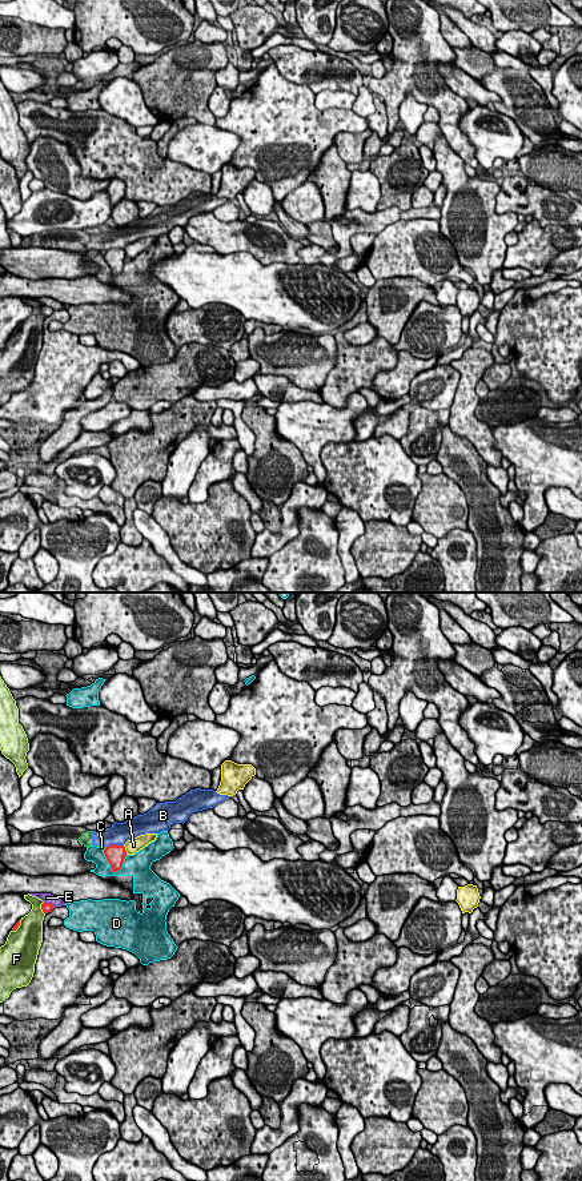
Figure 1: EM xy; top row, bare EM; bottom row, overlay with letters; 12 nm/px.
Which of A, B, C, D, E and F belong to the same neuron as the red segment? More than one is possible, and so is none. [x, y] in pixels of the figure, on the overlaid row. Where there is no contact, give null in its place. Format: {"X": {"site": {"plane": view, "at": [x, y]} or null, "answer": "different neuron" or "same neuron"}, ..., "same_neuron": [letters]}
{"A": {"site": {"plane": "xy", "at": [124, 850]}, "answer": "different neuron"}, "B": {"site": {"plane": "xy", "at": [115, 844]}, "answer": "different neuron"}, "C": {"site": {"plane": "xy", "at": [105, 848]}, "answer": "different neuron"}, "D": {"site": {"plane": "xy", "at": [111, 867]}, "answer": "different neuron"}, "E": {"site": {"plane": "xy", "at": [48, 903]}, "answer": "different neuron"}, "F": {"site": {"plane": "xy", "at": [19, 924]}, "answer": "different neuron"}, "same_neuron": []}

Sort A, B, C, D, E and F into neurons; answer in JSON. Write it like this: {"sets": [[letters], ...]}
{"sets": [["A"], ["B", "C"], ["D"], ["E"], ["F"]]}

